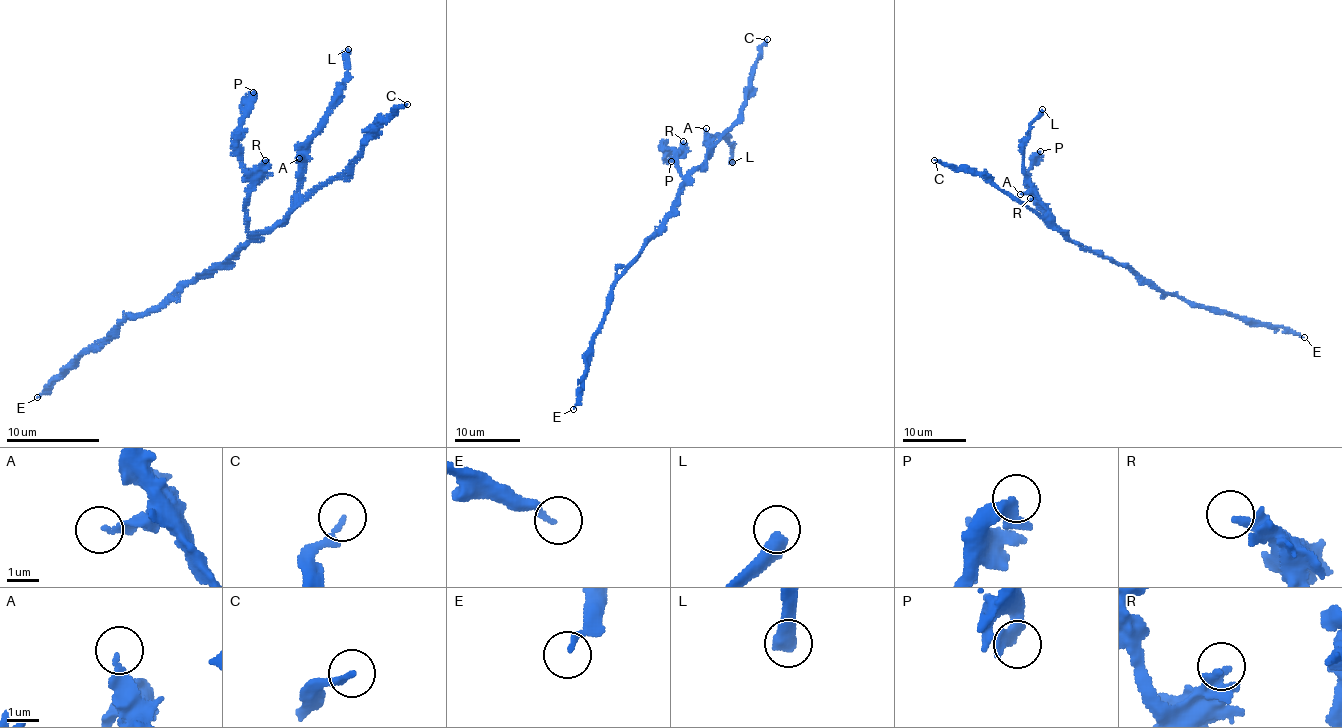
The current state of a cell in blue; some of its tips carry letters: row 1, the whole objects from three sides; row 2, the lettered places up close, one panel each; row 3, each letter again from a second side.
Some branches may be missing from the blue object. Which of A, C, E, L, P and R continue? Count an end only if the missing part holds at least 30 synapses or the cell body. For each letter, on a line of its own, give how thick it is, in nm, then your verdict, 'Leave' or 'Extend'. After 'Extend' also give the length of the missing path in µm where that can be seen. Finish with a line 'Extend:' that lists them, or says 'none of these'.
A: Thickness 190 nm. Leave
C: Thickness 160 nm. Extend. Missing length about 70 µm
E: Thickness 150 nm. Leave
L: Thickness 480 nm. Extend. Missing length about 60 µm
P: Thickness 280 nm. Leave
R: Thickness 240 nm. Leave
Extend: C, L

